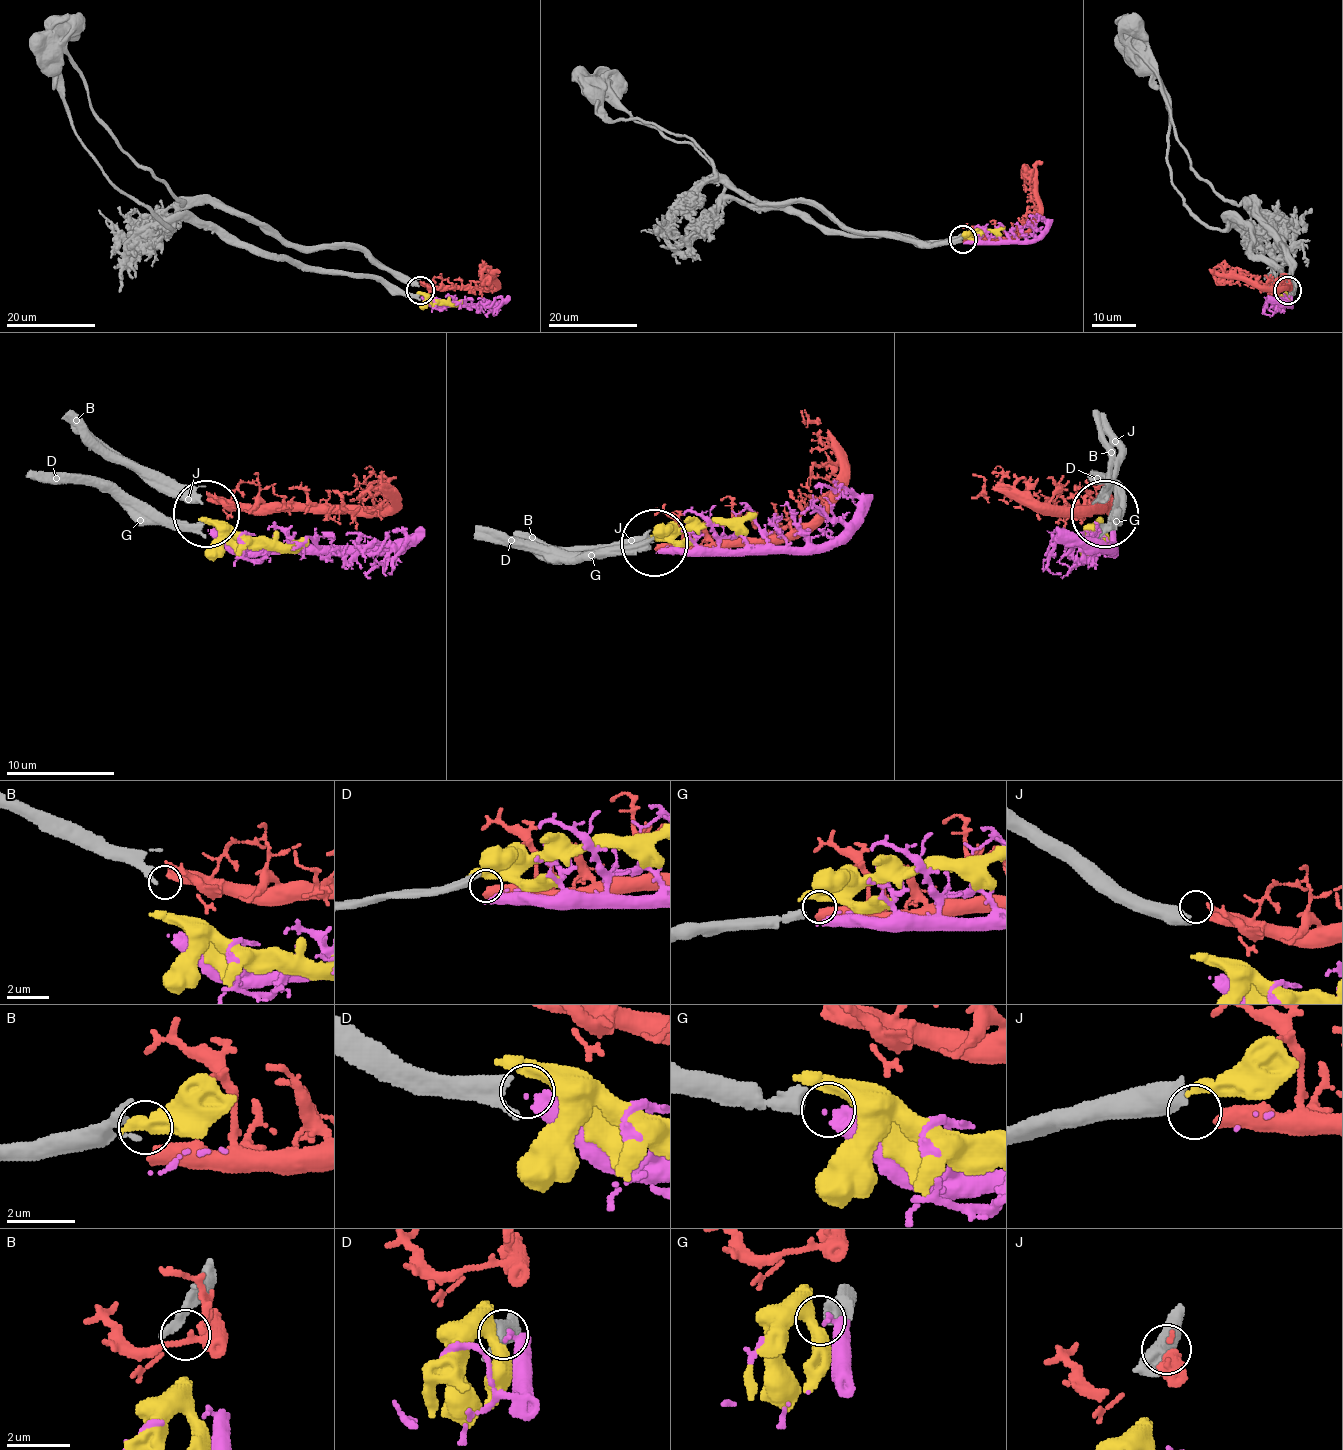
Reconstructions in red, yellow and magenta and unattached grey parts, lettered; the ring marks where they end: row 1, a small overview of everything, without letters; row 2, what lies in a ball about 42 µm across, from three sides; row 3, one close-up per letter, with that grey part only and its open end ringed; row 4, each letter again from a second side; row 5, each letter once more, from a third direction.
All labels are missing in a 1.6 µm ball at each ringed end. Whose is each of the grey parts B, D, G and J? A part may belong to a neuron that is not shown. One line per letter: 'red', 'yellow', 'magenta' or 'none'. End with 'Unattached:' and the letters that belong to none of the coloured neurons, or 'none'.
B: none
D: none
G: magenta
J: red
Unattached: B, D

